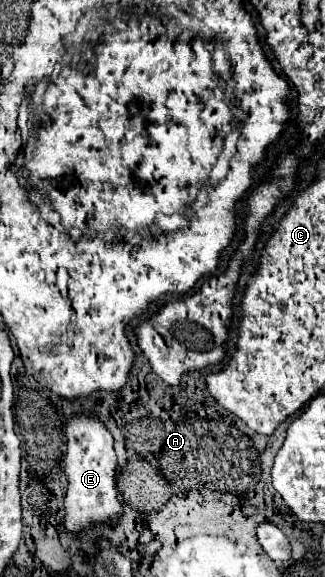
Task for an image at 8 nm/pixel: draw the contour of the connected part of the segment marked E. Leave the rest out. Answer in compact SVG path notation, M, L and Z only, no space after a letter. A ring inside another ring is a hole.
M75 416L67 426L67 454L65 472L69 488L65 496L63 526L69 534L77 536L95 524L115 526L119 522L123 504L117 500L117 456L113 450L113 436L95 416Z

